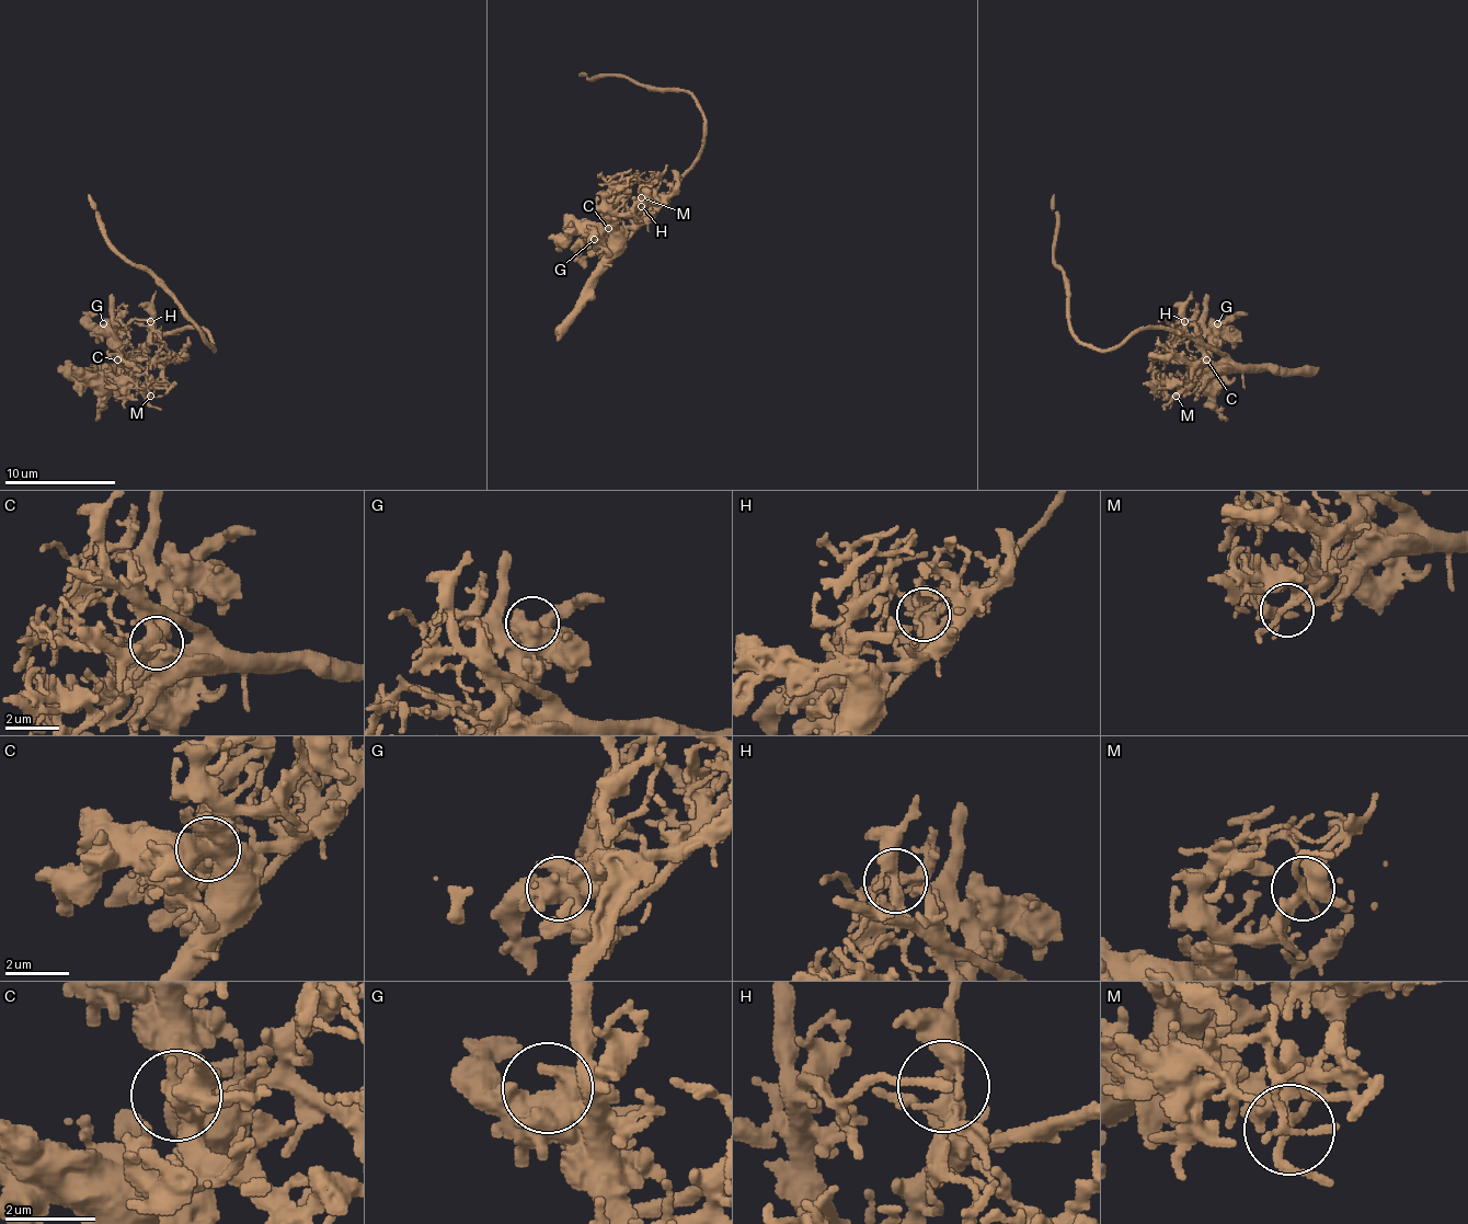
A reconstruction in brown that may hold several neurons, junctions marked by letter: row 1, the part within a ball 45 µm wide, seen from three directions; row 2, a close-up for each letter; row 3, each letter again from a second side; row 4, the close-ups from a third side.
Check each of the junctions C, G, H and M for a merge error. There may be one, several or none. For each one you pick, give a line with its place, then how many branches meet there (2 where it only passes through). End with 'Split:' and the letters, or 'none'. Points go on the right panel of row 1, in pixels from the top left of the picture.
Split: none

